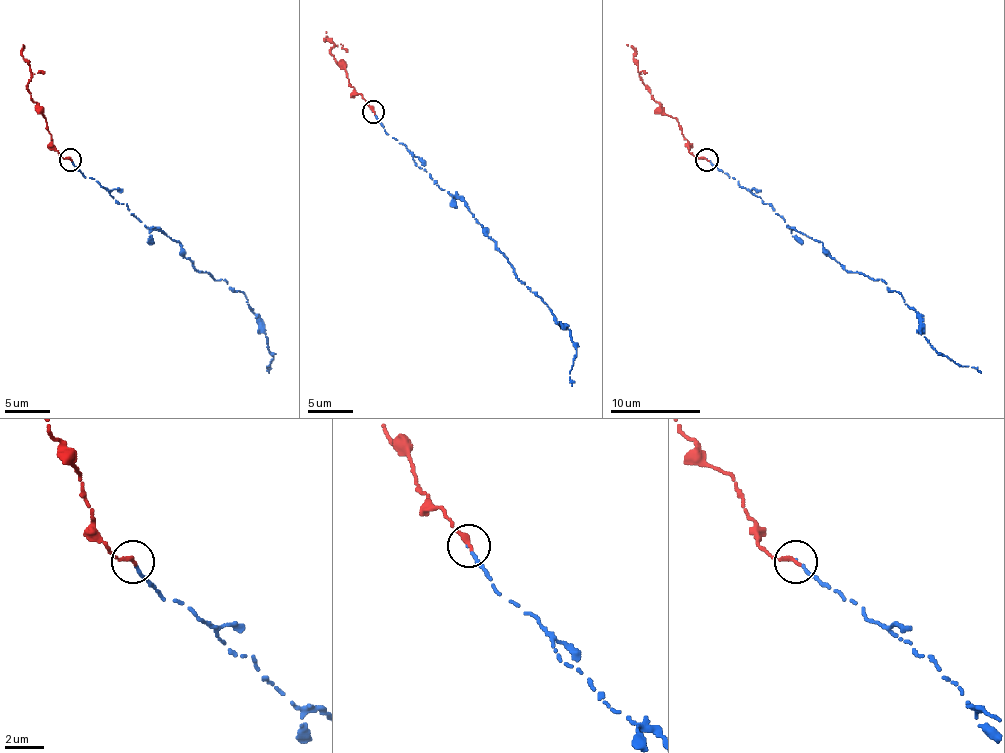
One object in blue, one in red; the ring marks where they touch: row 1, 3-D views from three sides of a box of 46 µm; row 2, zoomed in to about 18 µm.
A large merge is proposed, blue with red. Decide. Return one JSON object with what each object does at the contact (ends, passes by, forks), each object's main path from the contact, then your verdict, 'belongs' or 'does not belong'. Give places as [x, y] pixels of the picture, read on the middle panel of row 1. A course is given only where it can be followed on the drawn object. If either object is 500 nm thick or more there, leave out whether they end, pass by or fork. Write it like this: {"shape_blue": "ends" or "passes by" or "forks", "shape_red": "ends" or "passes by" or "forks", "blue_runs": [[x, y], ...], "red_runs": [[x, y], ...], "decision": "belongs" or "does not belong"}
{"shape_blue": "ends", "shape_red": "ends", "blue_runs": [[374, 112], [419, 168], [459, 198], [518, 279], [559, 324], [565, 324], [577, 351], [572, 385]], "red_runs": [[374, 112], [349, 83], [347, 71], [333, 58], [333, 42], [324, 40], [326, 31]], "decision": "belongs"}

